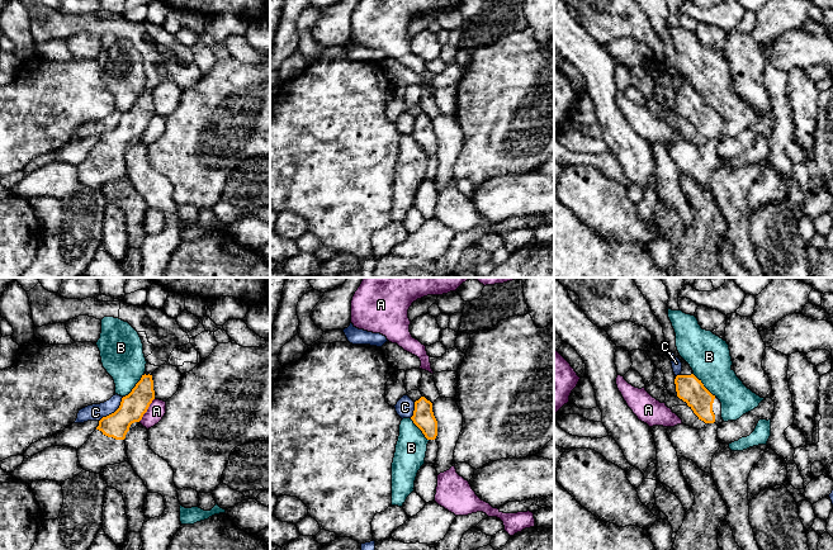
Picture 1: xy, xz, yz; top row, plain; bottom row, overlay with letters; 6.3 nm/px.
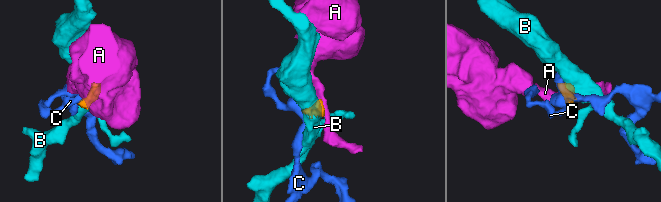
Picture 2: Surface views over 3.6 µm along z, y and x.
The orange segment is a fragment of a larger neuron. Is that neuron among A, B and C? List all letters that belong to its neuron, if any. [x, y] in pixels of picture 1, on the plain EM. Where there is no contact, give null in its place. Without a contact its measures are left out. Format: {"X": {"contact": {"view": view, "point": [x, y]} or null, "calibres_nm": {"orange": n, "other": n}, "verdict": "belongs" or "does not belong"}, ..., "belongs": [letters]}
{"A": {"contact": {"view": "xy", "point": [147, 124]}, "calibres_nm": {"orange": 160, "other": 110}, "verdict": "does not belong"}, "B": {"contact": {"view": "xy", "point": [135, 103]}, "calibres_nm": {"orange": 160, "other": 280}, "verdict": "does not belong"}, "C": {"contact": {"view": "xy", "point": [114, 128]}, "calibres_nm": {"orange": 160, "other": 110}, "verdict": "does not belong"}, "belongs": []}

